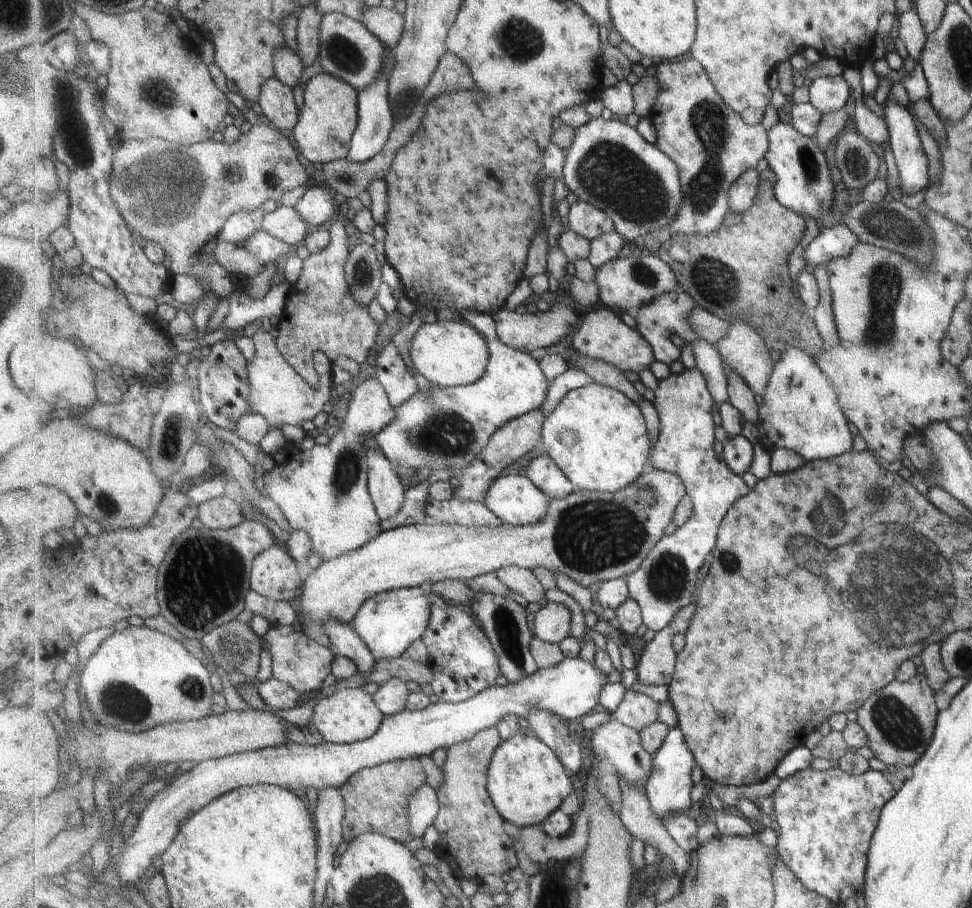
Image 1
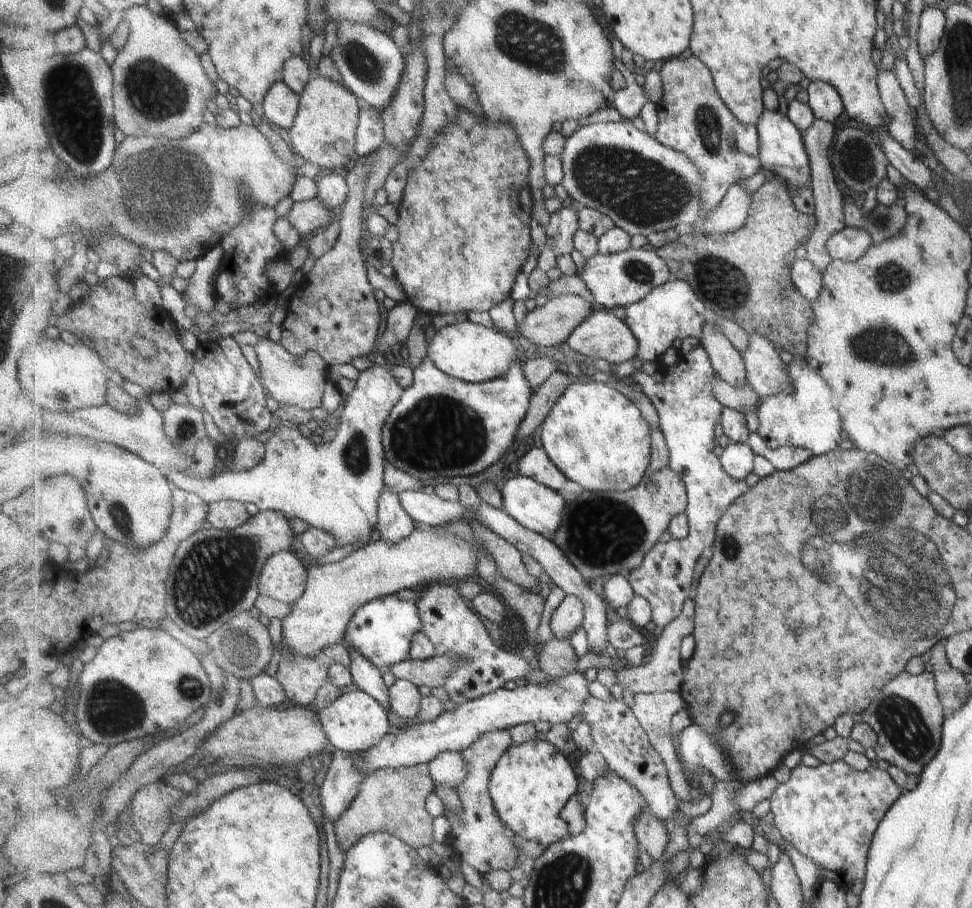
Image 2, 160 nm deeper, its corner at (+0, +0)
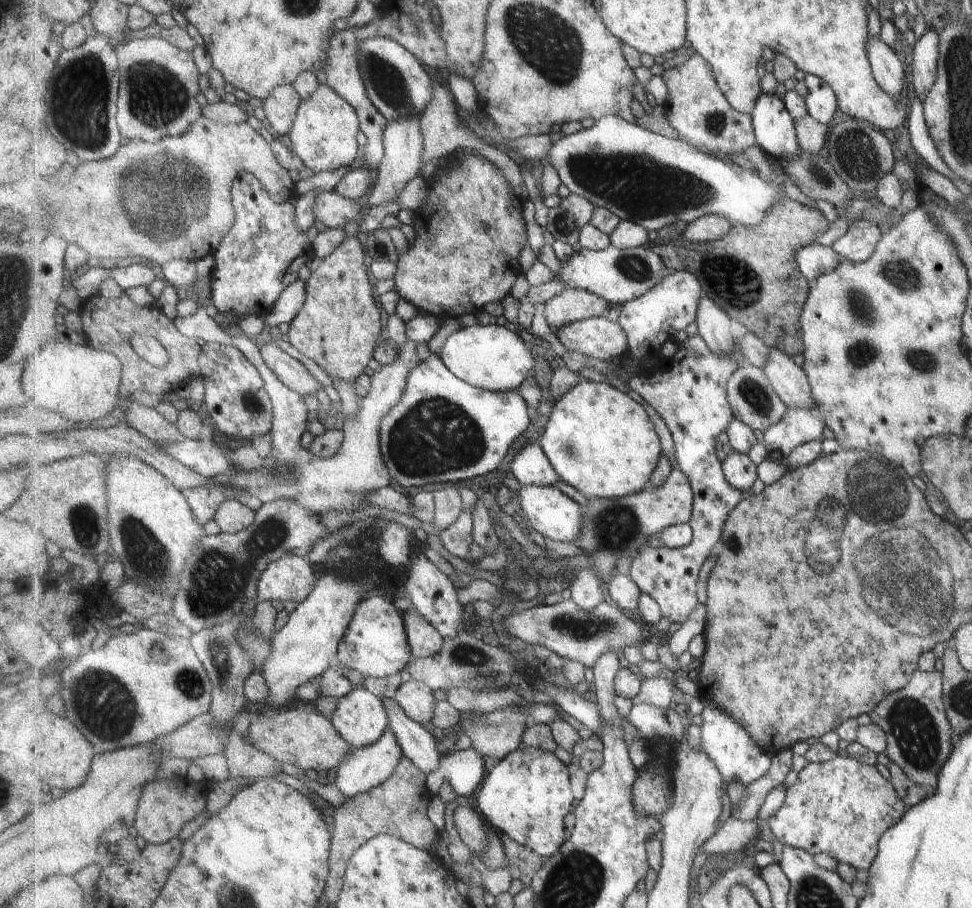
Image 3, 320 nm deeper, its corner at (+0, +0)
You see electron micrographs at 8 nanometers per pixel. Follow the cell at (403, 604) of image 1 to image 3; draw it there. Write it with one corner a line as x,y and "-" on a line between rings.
372,597
356,606
356,614
338,648
334,667
322,675
321,695
339,698
348,696
354,686
345,678
344,671
355,670
365,677
387,678
399,674
412,662
414,656
405,629
405,616
394,602

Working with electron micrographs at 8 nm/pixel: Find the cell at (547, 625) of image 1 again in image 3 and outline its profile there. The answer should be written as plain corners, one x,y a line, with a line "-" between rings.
593,567
585,568
579,574
576,574
575,581
570,585
569,589
571,600
583,612
595,610
605,600
605,592
601,588
601,580
599,580
597,571

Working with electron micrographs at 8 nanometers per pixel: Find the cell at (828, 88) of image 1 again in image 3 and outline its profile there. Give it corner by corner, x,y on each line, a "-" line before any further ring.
806,74
806,87
808,95
805,102
810,116
825,126
831,125
833,114
837,110
837,100
831,88
819,76

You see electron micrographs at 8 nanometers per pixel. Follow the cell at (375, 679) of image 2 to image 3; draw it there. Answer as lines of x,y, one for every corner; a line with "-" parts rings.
383,696
380,699
388,712
389,728
395,734
404,756
427,775
436,772
442,756
437,752
437,742
433,736
423,726
411,720
394,698

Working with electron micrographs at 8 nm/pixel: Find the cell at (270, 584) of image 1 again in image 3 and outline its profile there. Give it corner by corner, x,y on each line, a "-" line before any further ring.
283,556
269,564
258,586
259,600
303,603
315,588
315,572
305,557

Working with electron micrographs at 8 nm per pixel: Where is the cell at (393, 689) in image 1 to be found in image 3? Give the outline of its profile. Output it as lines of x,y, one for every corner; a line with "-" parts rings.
411,680
401,683
394,699
417,724
432,722
436,704
435,694
425,682

